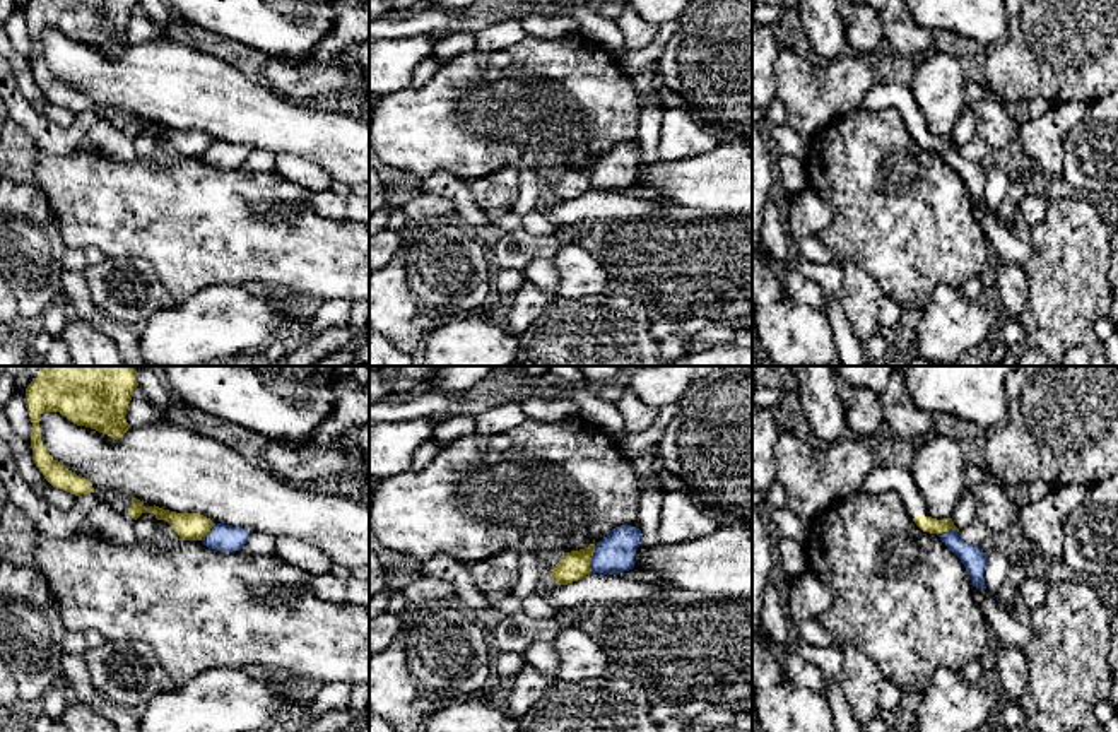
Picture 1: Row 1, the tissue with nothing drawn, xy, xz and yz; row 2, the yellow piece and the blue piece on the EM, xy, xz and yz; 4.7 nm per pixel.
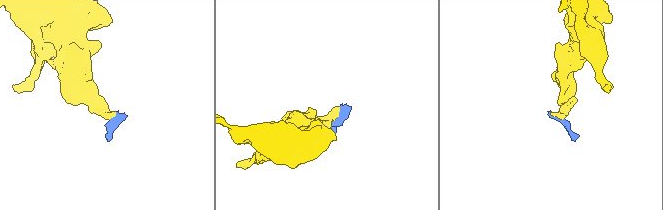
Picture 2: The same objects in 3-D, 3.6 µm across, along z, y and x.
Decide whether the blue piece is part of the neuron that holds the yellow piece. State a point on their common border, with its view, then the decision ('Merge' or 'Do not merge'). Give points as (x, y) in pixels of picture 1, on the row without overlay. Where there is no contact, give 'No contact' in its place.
Touches yellow at xz (590, 177). Do not merge

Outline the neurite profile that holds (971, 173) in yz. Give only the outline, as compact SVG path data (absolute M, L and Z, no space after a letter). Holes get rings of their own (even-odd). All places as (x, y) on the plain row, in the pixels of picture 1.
M957 147L942 149L939 154L947 162L947 166L950 166L961 176L973 202L976 205L986 205L983 195L986 174L983 166L980 162L964 159Z

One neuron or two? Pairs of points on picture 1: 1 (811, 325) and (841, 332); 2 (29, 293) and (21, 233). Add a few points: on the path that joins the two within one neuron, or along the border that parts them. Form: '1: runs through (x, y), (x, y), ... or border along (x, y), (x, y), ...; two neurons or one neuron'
1: border along (823, 310), (836, 348); two neurons
2: runs through (29, 277), (26, 248); one neuron

